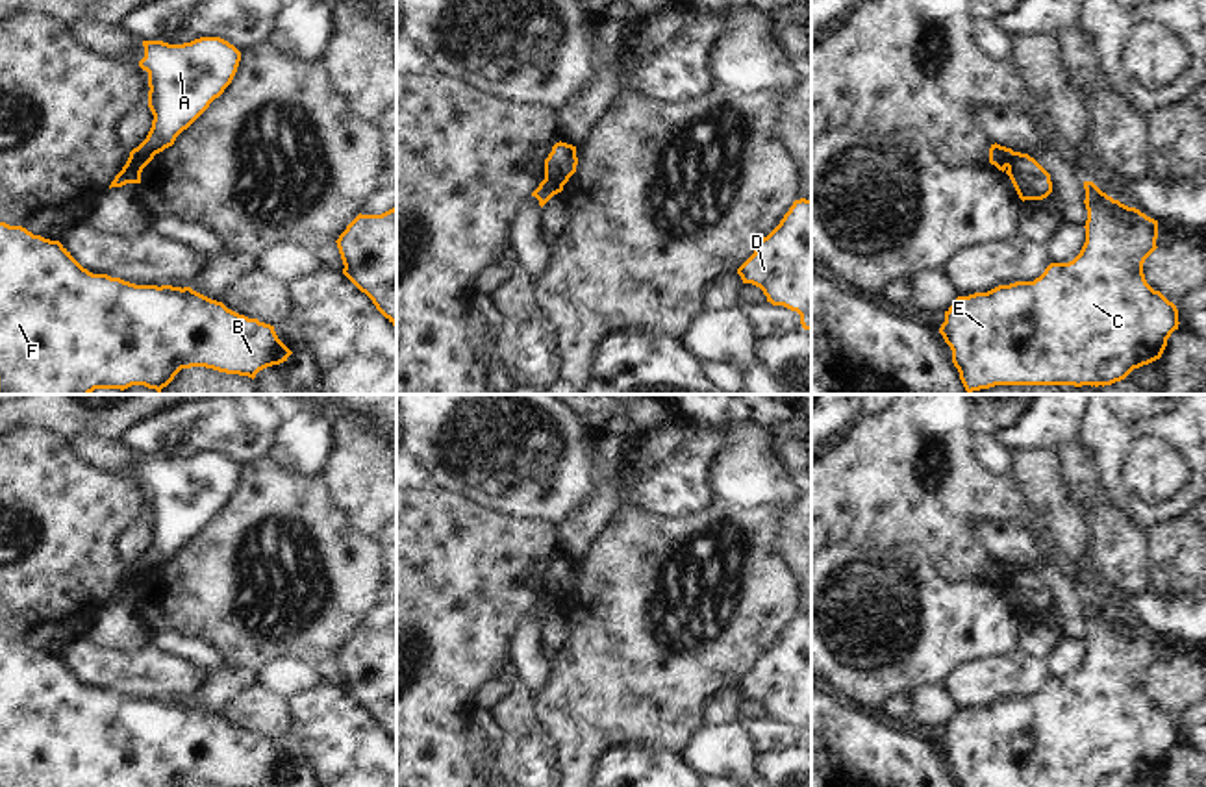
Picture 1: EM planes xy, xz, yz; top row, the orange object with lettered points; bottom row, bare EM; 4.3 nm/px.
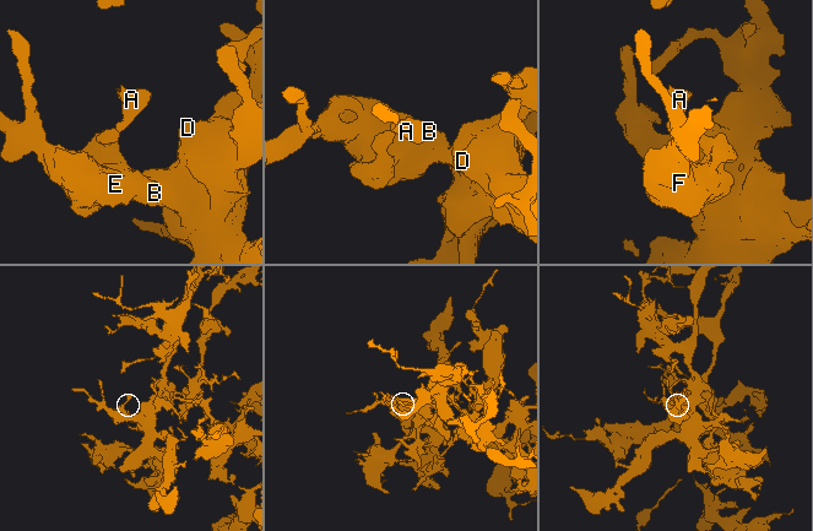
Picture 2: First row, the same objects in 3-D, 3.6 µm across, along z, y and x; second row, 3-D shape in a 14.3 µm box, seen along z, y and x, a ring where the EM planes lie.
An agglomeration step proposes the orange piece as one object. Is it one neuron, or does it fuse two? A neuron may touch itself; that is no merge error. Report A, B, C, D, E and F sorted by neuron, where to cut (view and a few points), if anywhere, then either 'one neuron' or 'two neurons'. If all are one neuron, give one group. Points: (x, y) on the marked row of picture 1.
A / B C D E F; cut in xz along (545, 178), (562, 187); two neurons

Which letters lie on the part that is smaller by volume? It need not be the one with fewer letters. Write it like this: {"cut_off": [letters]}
{"cut_off": ["A"]}

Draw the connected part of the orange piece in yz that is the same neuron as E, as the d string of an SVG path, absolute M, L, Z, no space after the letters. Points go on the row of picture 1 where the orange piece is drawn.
M1093 181L1086 189L1086 243L1069 263L1050 263L1034 281L999 285L987 293L958 296L939 328L952 350L952 363L967 393L995 385L1112 385L1134 369L1162 357L1167 339L1178 330L1178 309L1143 274L1145 259L1158 248L1158 220L1102 193Z

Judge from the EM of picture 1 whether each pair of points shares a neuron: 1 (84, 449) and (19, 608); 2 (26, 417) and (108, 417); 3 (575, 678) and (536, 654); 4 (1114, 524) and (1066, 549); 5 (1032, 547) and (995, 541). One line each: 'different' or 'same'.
1: different
2: same
3: different
4: different
5: same

